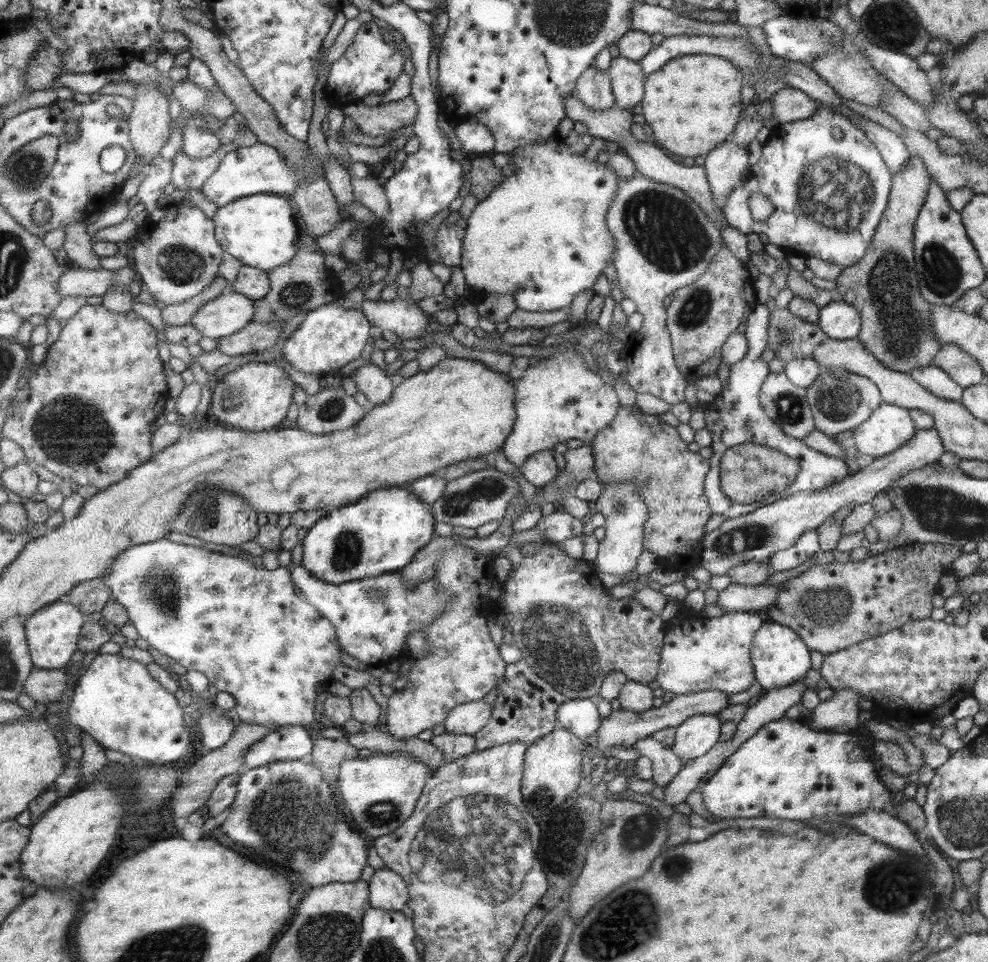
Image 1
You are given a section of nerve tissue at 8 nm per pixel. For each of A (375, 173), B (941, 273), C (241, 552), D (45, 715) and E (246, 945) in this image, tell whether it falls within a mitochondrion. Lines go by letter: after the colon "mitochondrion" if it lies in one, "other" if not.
A: other
B: mitochondrion
C: other
D: other
E: other

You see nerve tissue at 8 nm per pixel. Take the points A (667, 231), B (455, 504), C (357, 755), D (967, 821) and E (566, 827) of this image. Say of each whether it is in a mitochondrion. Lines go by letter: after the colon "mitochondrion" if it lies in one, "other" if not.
A: mitochondrion
B: mitochondrion
C: other
D: mitochondrion
E: mitochondrion

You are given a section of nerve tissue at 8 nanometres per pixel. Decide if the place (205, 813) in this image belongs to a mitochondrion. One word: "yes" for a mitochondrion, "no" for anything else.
no

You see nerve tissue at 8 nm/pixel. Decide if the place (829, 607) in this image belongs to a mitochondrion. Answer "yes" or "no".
yes

